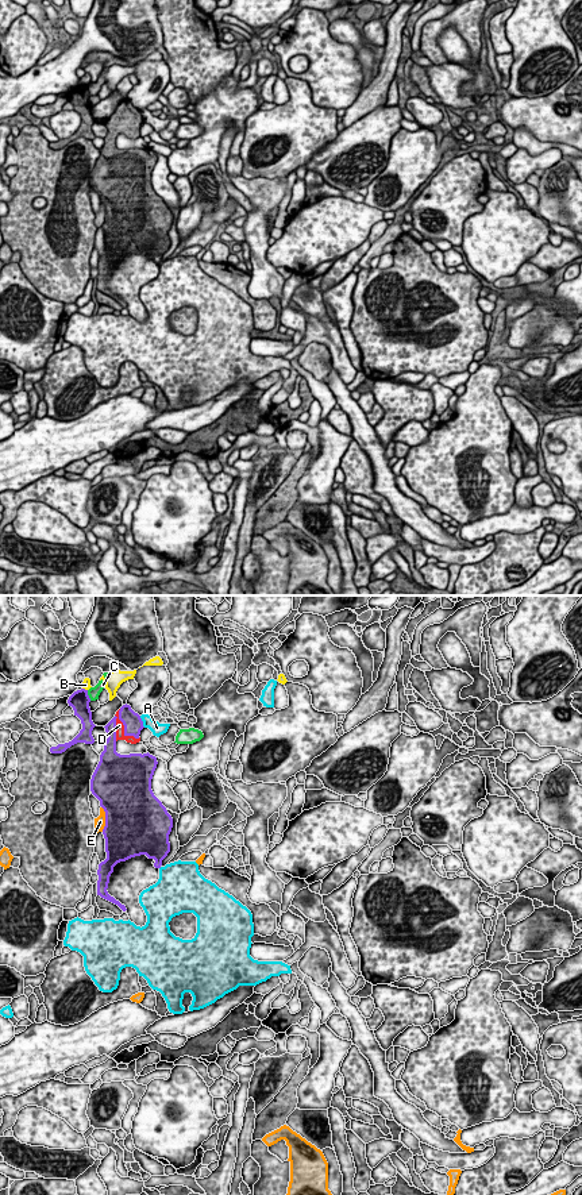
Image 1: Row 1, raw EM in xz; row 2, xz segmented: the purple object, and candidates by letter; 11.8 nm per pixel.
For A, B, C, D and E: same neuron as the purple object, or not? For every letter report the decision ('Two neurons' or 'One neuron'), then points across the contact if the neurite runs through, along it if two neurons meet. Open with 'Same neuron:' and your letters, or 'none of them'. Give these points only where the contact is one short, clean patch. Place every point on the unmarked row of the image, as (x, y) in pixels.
Same neuron: D
A: Two neurons
B: Two neurons
C: Two neurons
D: One neuron
E: Two neurons

